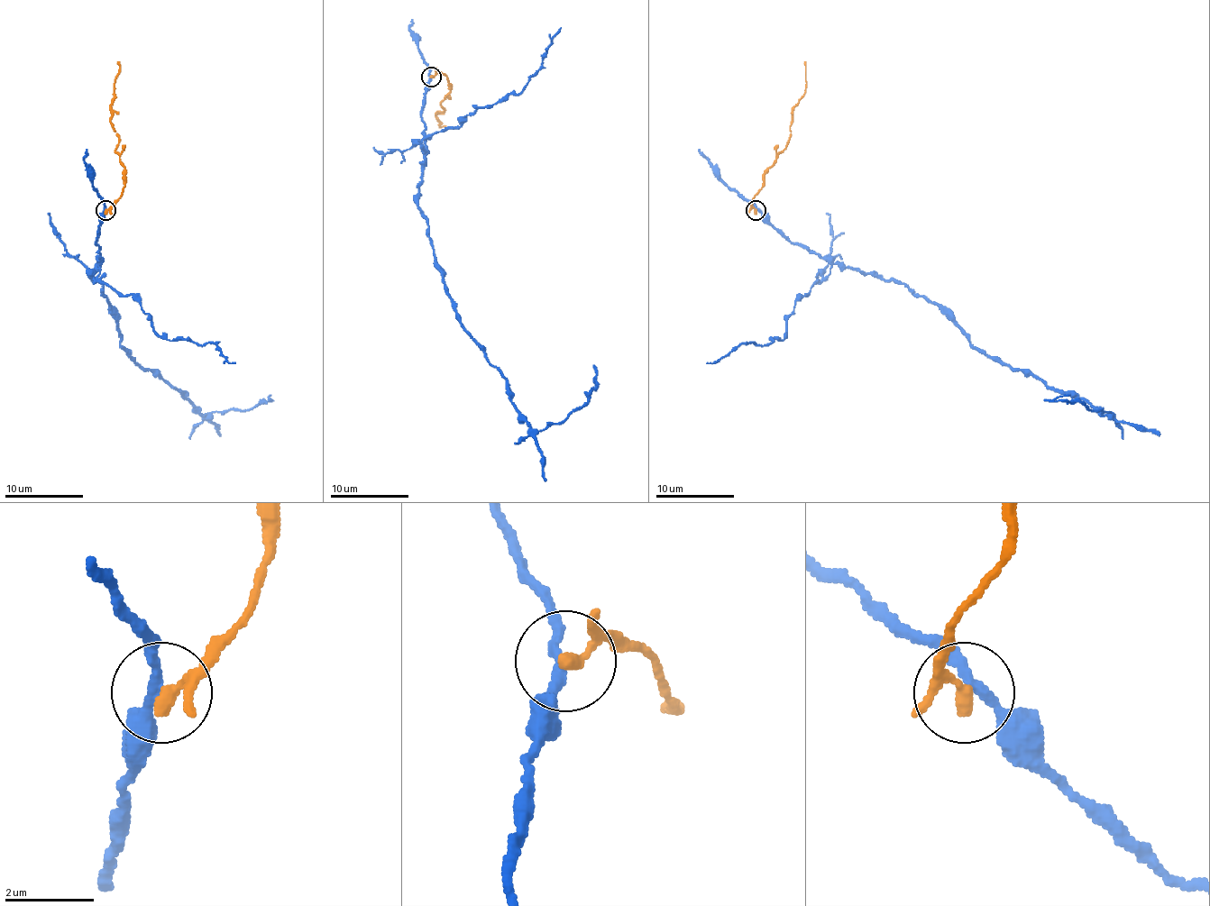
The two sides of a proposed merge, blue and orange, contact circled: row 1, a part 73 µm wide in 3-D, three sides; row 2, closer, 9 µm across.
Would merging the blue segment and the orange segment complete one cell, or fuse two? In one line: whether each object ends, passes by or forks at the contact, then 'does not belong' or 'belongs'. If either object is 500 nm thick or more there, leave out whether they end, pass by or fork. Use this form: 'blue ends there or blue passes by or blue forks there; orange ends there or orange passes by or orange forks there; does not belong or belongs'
blue passes by; orange passes by; does not belong

